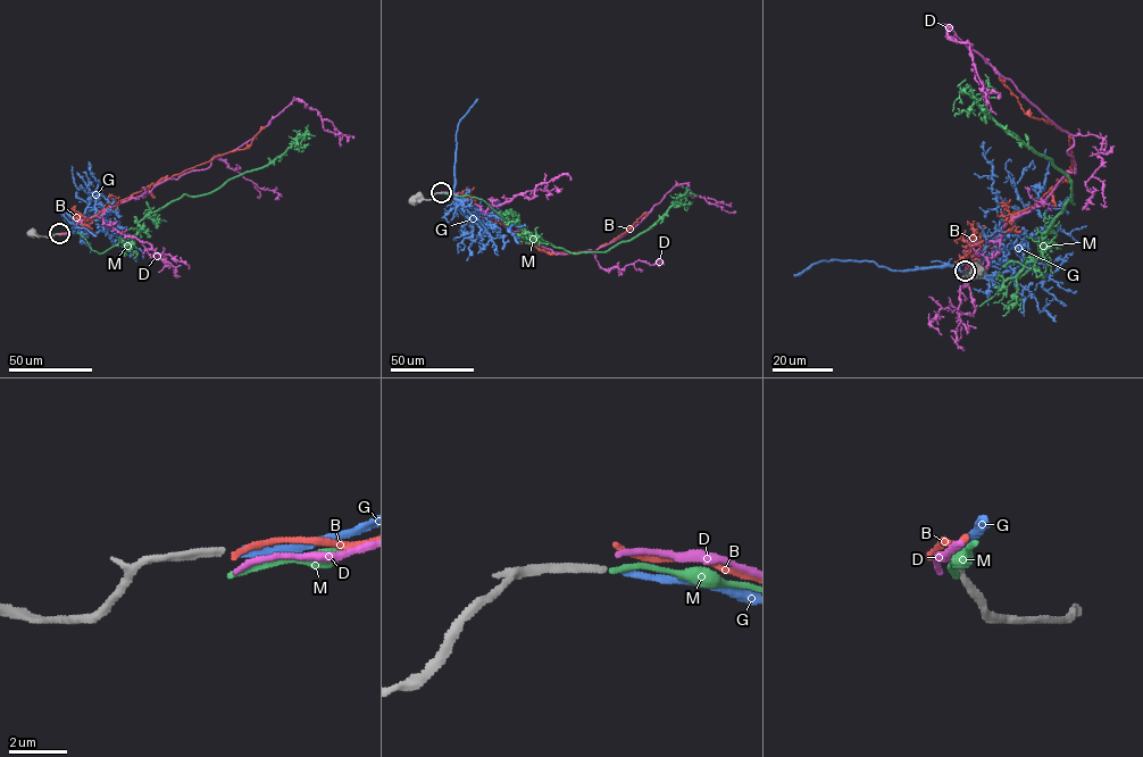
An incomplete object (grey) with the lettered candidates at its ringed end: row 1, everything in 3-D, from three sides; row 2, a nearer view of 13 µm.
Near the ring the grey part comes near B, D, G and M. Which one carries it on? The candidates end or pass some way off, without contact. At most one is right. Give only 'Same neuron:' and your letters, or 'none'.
Same neuron: G

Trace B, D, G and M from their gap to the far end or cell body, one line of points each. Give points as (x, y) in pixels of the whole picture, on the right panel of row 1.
B: (962, 272), (968, 265), (965, 251), (1033, 206), (1075, 169), (1069, 134), (1032, 117), (999, 77)
D: (962, 273), (964, 251), (998, 241), (1075, 172), (1070, 134), (950, 27), (970, 46), (975, 80), (998, 98)
G: (965, 272), (978, 263), (997, 239), (1003, 246), (1012, 277), (1034, 297), (1037, 309), (1057, 321)
M: (965, 273), (981, 306), (1034, 265), (1041, 235), (1073, 204), (1066, 175), (976, 100), (989, 115), (981, 108)

